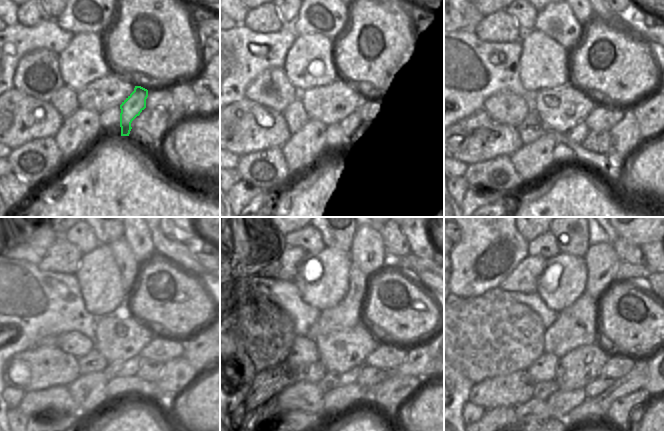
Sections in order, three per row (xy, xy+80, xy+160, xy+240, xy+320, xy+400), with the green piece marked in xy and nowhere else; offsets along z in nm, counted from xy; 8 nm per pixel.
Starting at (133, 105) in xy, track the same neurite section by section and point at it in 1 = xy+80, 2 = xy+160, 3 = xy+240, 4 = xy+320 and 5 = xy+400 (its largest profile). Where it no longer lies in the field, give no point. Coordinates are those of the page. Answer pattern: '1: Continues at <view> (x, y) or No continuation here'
1: Continues at xy+80 (352, 122)
2: Continues at xy+160 (577, 134)
3: Continues at xy+240 (129, 367)
4: Continues at xy+320 (335, 380)
5: Continues at xy+400 (561, 403).

